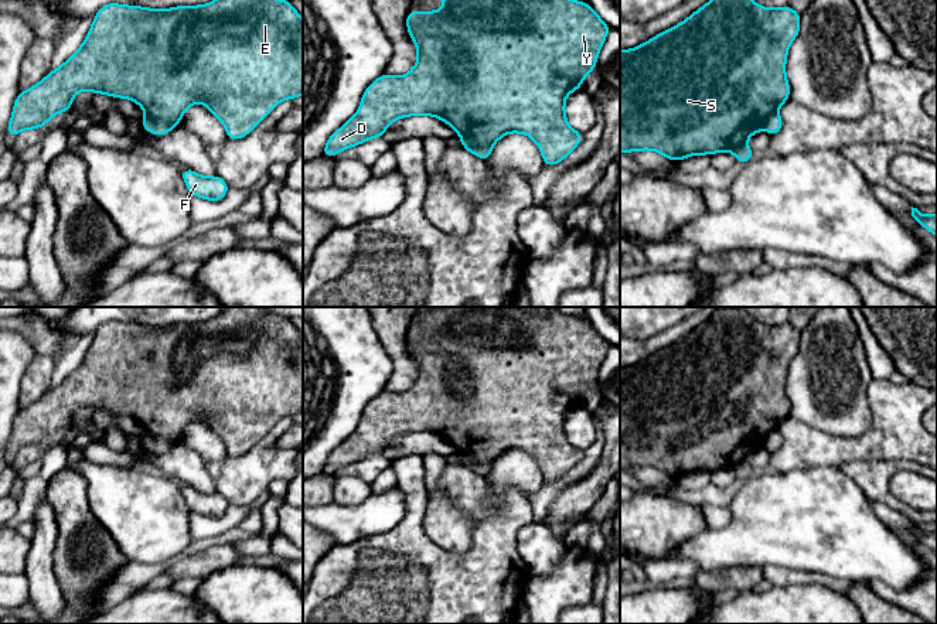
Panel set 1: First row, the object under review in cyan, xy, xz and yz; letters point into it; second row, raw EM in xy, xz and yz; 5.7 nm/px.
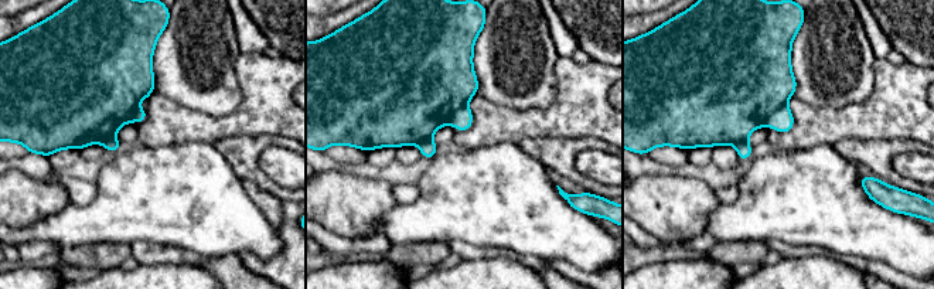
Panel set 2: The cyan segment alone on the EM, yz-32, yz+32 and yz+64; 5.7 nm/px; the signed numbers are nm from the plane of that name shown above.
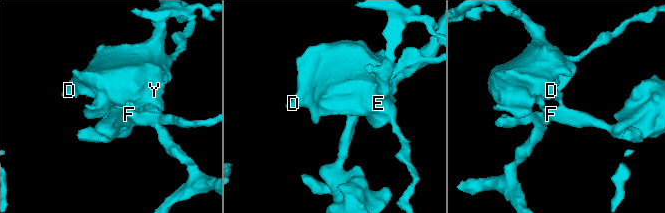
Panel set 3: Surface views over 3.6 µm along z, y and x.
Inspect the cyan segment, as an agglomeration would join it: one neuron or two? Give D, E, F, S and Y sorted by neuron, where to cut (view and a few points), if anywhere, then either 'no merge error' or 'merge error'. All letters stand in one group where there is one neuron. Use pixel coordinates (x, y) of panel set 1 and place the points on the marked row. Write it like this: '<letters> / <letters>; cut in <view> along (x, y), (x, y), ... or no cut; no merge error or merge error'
D E S Y / F; cut in xz along (462, 137), (491, 146); merge error

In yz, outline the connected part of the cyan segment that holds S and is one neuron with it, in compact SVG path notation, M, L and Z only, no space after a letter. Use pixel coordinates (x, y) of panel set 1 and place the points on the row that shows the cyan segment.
M711 0L692 13L685 21L653 37L643 45L620 51L620 151L655 150L669 160L681 161L696 154L712 156L718 151L735 151L747 139L766 129L767 119L790 99L790 85L786 78L786 58L790 44L800 33L801 14L790 6L764 8L753 0Z

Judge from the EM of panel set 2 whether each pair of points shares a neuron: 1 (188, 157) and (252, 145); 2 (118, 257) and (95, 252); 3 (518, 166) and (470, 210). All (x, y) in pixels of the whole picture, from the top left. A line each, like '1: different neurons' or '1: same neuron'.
1: different neurons
2: same neuron
3: same neuron

